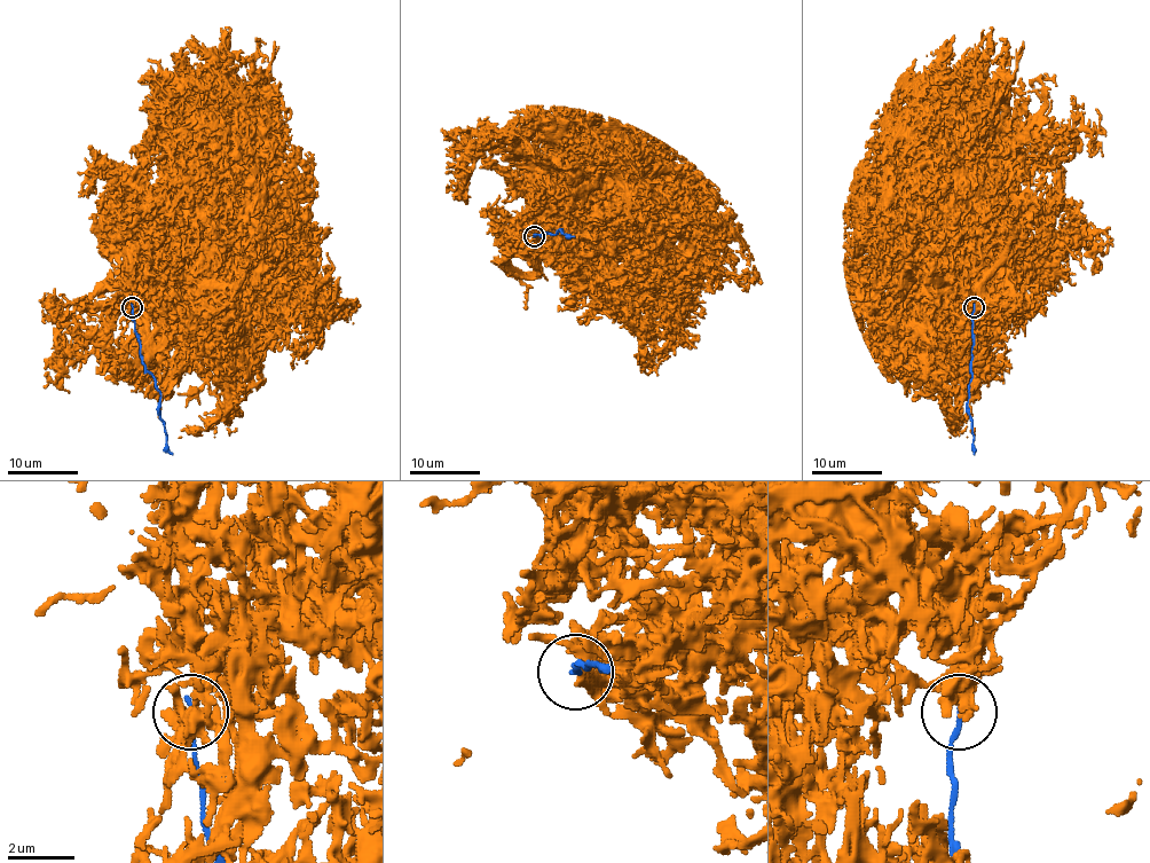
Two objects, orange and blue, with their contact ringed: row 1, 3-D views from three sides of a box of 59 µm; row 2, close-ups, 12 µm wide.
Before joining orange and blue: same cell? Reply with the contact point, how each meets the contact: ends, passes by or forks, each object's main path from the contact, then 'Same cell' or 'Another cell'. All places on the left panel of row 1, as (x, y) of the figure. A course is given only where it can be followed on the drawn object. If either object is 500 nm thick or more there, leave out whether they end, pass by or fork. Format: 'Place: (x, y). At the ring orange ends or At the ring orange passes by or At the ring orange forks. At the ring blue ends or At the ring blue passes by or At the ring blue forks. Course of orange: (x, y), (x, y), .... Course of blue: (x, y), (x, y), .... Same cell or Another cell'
Place: (132, 307). At the ring orange ends. At the ring blue ends. Course of orange: (132, 306), (134, 299), (151, 282), (166, 276), (230, 205), (233, 194). Course of blue: (132, 306), (141, 362), (160, 394), (158, 414), (164, 422), (166, 447), (173, 454). Another cell

